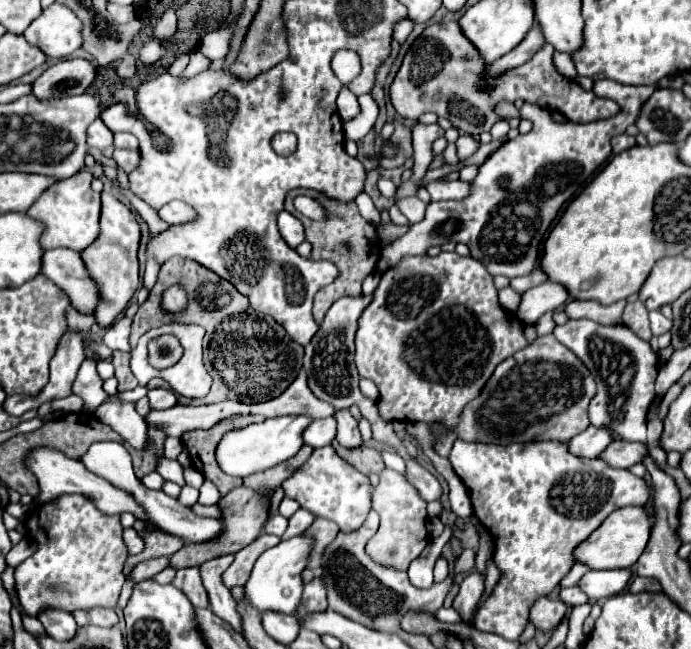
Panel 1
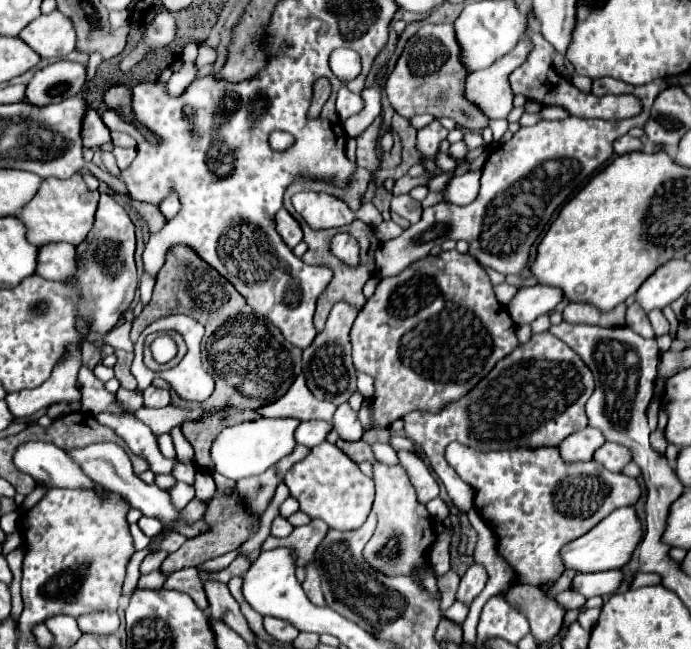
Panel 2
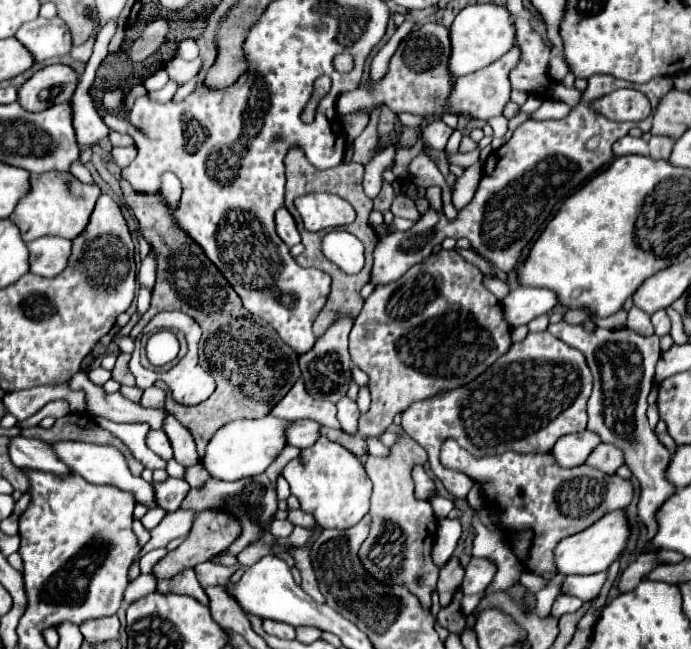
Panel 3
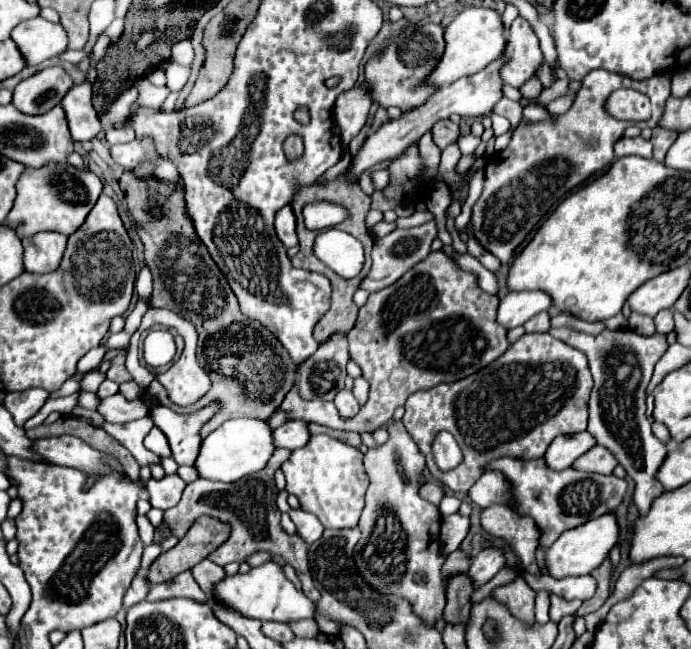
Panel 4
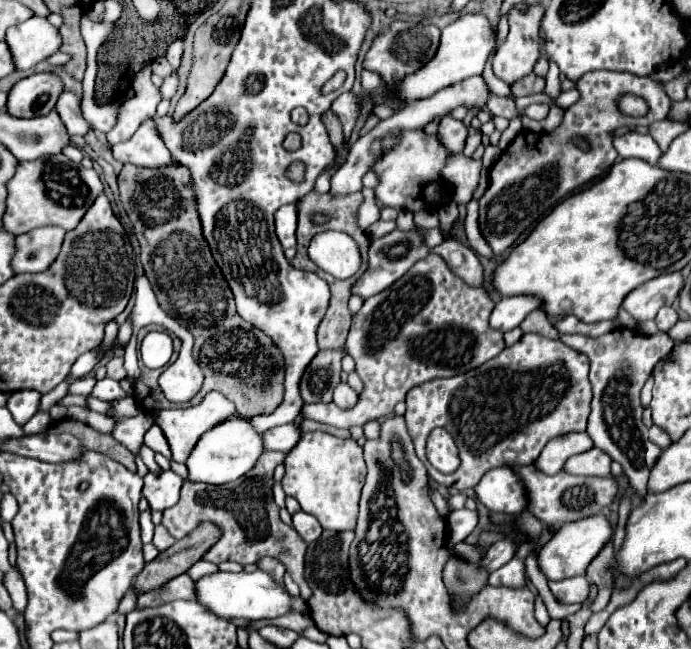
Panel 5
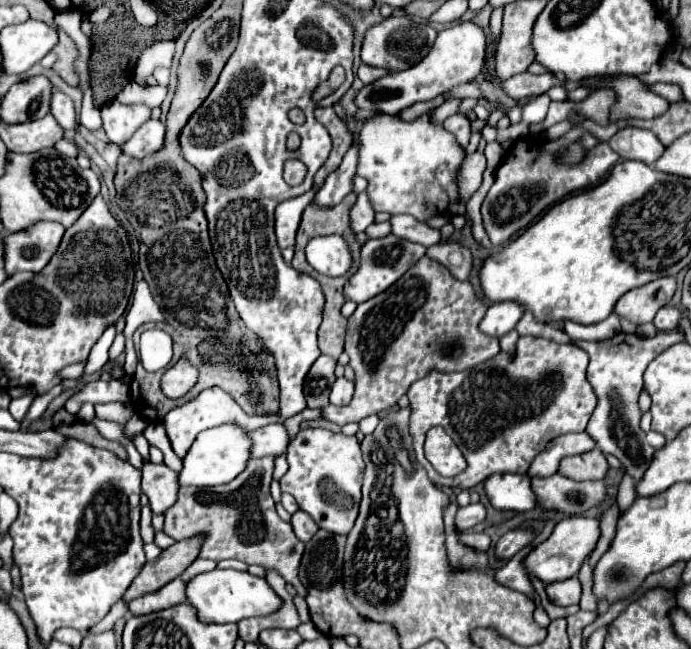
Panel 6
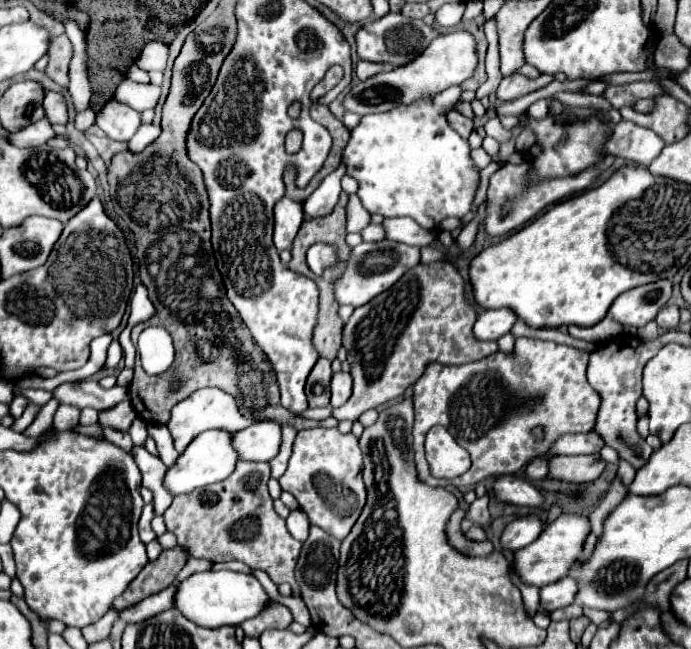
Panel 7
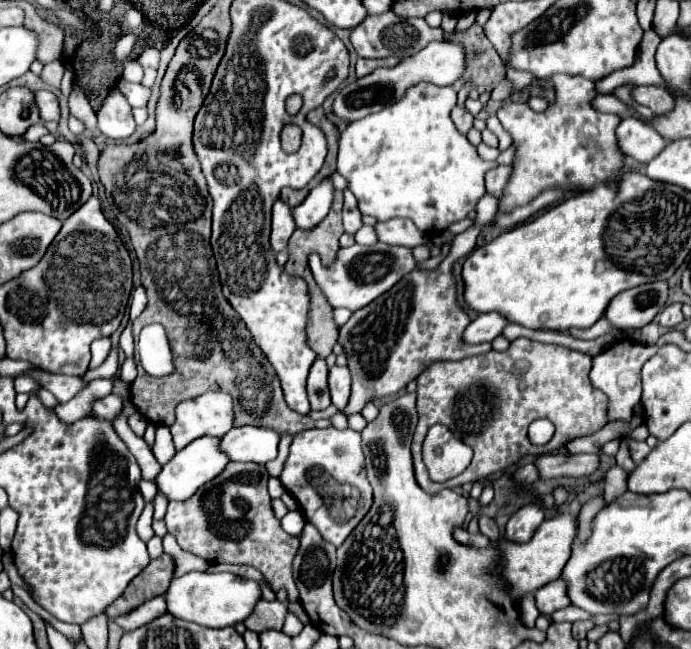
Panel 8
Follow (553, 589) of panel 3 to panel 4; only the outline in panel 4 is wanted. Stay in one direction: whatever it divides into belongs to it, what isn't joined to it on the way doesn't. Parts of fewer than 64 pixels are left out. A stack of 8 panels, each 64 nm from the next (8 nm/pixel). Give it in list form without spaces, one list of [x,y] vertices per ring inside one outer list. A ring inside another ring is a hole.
[[[542,590],[536,594],[536,622],[538,624],[546,624],[550,618],[548,618],[548,594]]]

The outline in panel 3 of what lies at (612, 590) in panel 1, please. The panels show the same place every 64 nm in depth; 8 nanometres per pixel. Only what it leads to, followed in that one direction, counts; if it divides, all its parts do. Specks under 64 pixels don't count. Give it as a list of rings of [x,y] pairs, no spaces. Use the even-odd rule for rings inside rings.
[[[598,572],[590,576],[566,576],[560,586],[560,592],[588,602],[598,596],[604,582],[606,582],[606,572]]]

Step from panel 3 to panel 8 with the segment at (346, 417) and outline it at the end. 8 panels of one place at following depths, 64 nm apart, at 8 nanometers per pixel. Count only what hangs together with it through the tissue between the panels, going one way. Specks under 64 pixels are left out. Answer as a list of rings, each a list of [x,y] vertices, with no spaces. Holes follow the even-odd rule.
[[[330,366],[328,370],[328,386],[330,386],[330,398],[332,404],[338,410],[344,410],[350,398],[350,370],[348,366]]]

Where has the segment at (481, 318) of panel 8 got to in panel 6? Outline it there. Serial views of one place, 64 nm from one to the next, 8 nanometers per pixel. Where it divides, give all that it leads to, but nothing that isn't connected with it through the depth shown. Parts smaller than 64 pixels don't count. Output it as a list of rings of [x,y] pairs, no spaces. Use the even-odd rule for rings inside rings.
[[[504,302],[504,306],[490,306],[486,316],[480,322],[480,332],[488,336],[504,336],[506,332],[514,330],[516,322],[522,318],[522,310],[516,304]]]

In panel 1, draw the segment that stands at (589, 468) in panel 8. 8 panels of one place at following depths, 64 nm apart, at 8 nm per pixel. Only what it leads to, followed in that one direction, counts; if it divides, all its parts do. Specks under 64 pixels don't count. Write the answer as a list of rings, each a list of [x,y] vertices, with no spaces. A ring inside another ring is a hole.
[[[616,440],[598,458],[602,458],[612,468],[630,468],[630,466],[638,464],[642,460],[642,456],[644,456],[644,446],[642,444]]]

